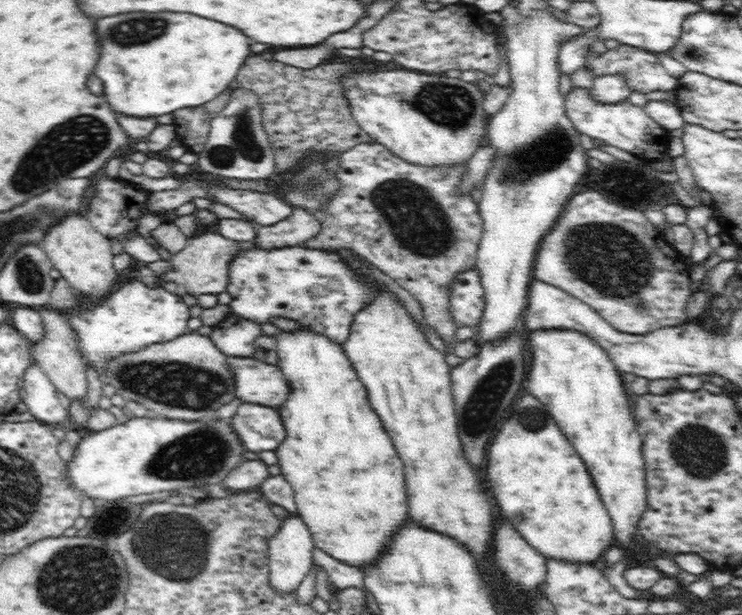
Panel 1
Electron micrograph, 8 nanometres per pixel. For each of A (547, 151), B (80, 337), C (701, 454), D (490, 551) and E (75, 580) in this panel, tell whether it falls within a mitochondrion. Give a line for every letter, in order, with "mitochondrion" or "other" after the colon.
A: mitochondrion
B: other
C: mitochondrion
D: other
E: mitochondrion

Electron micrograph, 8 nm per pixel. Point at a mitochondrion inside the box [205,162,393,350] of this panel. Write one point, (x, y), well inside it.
(317, 176)

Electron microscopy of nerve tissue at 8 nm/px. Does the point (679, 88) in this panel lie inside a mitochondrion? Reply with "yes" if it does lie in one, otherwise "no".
no

